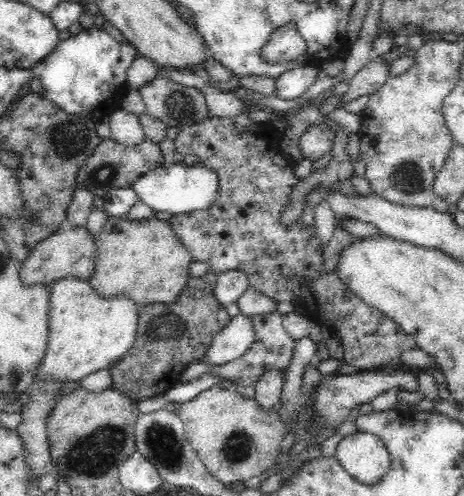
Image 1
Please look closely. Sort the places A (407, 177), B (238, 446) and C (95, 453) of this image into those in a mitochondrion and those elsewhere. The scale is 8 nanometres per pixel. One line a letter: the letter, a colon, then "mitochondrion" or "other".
A: mitochondrion
B: mitochondrion
C: mitochondrion

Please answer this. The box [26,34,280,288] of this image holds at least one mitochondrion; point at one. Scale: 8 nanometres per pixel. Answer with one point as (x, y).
(69, 143)

